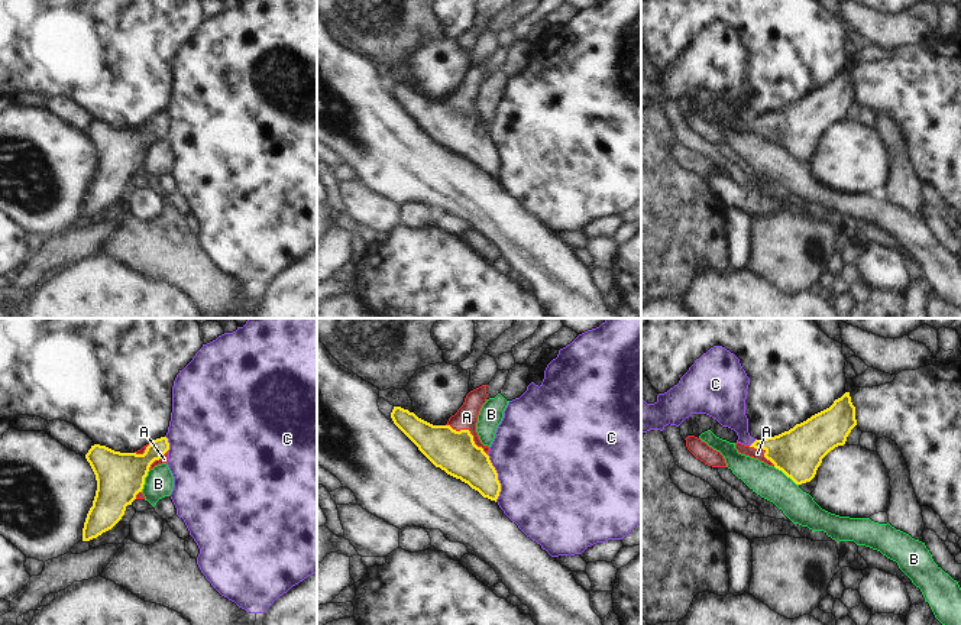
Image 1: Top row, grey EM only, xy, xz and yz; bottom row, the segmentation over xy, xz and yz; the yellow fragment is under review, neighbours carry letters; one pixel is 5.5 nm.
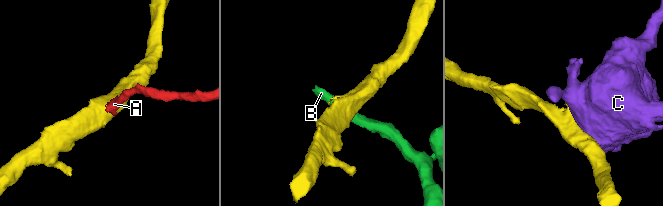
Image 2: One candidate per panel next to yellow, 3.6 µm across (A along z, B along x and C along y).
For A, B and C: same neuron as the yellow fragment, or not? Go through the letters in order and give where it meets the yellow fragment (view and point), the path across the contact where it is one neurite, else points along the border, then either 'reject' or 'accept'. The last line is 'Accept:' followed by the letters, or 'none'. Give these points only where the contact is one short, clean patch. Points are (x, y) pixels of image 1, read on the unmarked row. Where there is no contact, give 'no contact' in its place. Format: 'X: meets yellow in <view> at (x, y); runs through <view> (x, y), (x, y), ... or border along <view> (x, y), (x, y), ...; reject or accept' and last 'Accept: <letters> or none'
A: meets yellow in xz at (469, 109); accept
B: meets yellow in yz at (786, 151); border along yz (775, 142), (798, 161); reject
C: meets yellow in xz at (497, 154); reject
Accept: A

